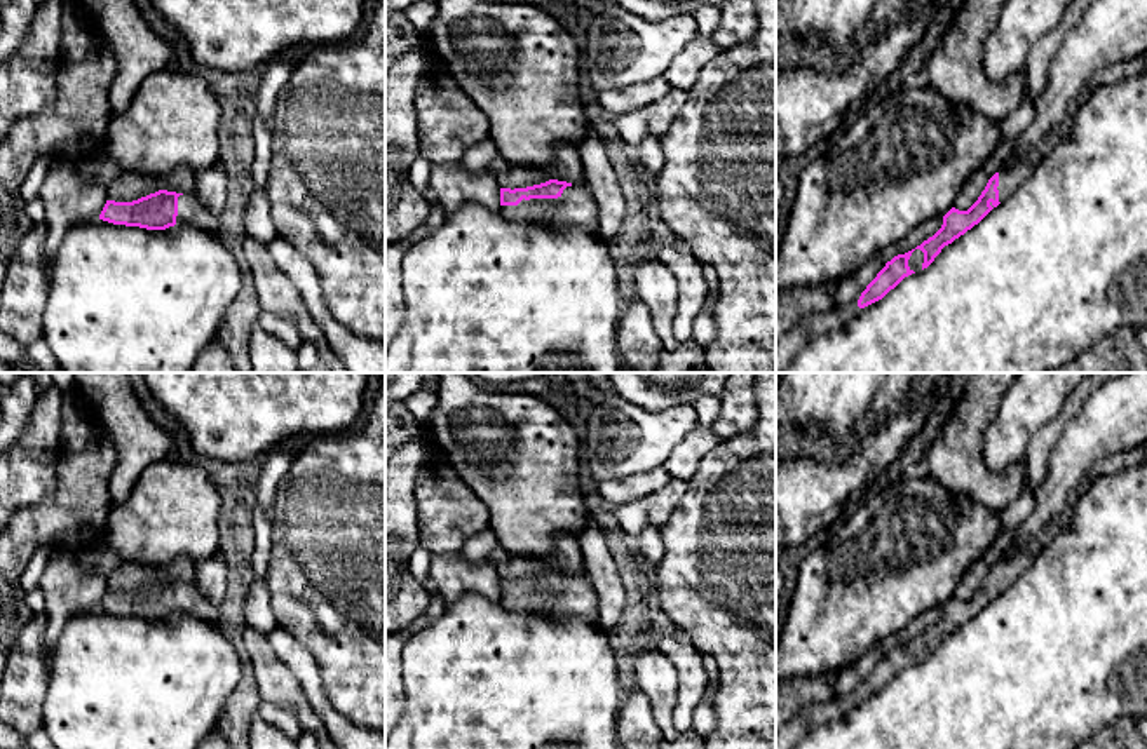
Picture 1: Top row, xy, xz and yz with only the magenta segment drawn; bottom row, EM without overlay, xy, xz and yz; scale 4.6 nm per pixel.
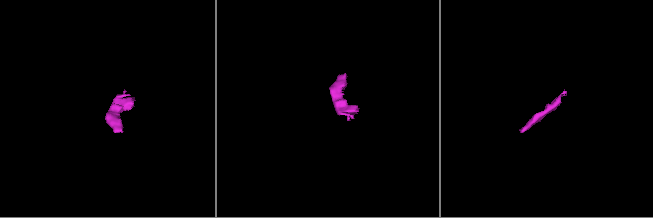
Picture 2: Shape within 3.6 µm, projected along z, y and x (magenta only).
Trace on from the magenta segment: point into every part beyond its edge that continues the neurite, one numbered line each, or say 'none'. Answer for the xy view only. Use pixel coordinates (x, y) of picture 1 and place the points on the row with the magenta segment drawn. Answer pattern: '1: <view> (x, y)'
1: xy (190, 209)

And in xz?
1: xz (576, 208)

